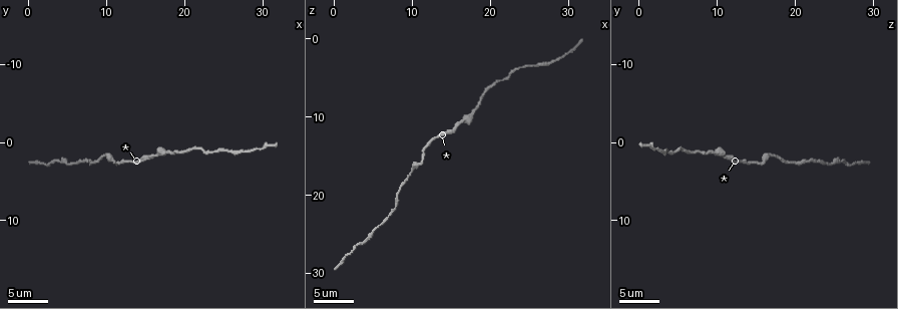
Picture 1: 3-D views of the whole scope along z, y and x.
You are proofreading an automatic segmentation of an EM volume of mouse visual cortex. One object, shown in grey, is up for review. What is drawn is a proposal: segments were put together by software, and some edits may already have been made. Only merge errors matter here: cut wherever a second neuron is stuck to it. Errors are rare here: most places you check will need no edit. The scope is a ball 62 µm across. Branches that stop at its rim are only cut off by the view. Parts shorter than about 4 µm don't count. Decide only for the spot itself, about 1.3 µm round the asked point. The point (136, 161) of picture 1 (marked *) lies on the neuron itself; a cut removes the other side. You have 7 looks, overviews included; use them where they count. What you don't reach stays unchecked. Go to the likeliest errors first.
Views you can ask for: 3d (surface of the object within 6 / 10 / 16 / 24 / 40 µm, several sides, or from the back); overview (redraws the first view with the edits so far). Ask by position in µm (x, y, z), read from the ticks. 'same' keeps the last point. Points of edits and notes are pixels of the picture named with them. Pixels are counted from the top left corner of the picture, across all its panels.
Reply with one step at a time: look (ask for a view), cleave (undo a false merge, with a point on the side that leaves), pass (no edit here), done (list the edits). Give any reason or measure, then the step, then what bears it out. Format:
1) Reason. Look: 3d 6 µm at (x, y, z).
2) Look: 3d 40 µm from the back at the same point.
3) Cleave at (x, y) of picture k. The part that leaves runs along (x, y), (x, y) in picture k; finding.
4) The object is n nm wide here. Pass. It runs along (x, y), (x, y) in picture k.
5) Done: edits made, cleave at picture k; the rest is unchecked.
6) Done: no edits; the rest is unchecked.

Look: 3d 16 µm at (17.8, 1.2, 9.4).

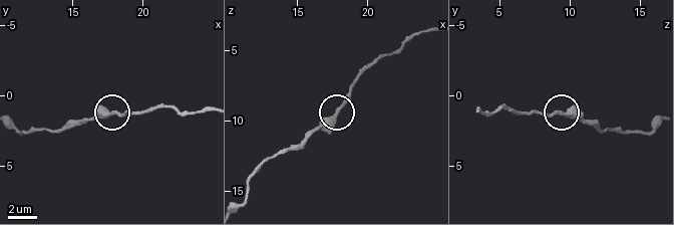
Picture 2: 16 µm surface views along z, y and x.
Pass. It runs along (282, 153), (299, 148), (331, 121), (362, 74) in picture 2; all the same neuron.

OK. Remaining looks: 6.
Thick turns thin. Look: 3d 10 µm at (11.4, 2.6, 15.0).

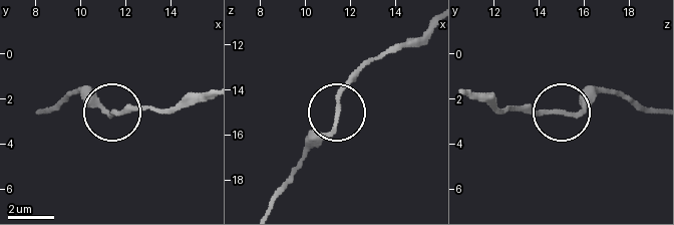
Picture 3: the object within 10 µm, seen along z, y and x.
The object is 170 nm wide here. Pass. It runs along (500, 108), (570, 114), (602, 87) in picture 3; all the same neuron.

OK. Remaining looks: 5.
Look: 3d 16 µm at (8.0, 2.6, 22.0).

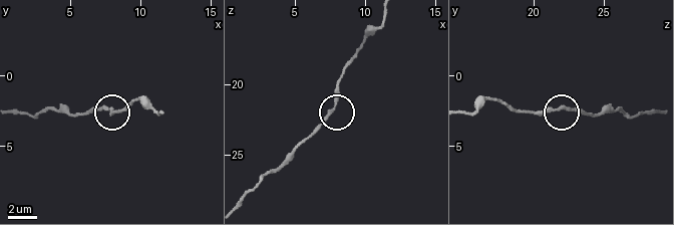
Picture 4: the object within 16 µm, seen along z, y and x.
The object is 220 nm wide here. Pass. It runs along (385, 19), (342, 76), (332, 113), (301, 144) in picture 4; continuous, no second neuron.

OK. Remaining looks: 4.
Done: no edits; the rest is unchecked.

